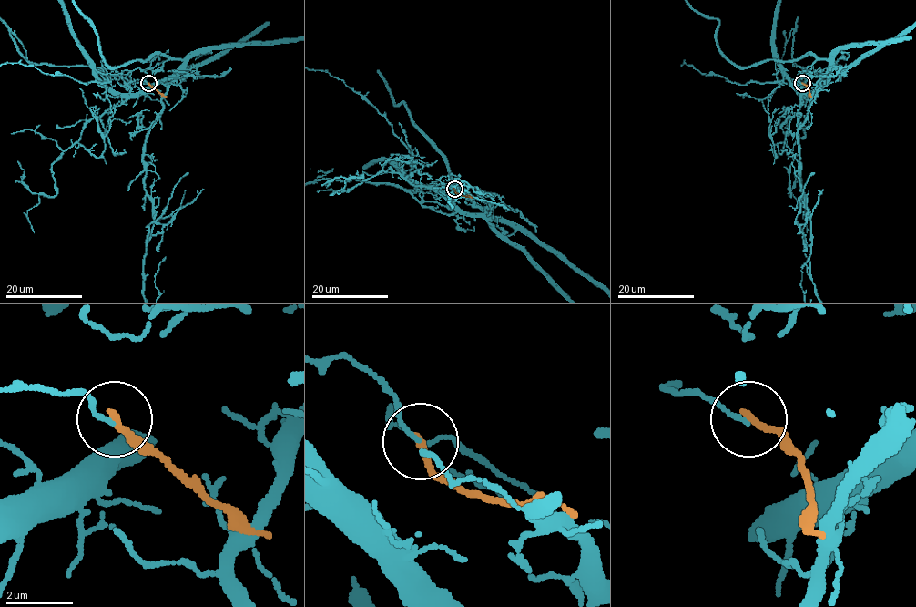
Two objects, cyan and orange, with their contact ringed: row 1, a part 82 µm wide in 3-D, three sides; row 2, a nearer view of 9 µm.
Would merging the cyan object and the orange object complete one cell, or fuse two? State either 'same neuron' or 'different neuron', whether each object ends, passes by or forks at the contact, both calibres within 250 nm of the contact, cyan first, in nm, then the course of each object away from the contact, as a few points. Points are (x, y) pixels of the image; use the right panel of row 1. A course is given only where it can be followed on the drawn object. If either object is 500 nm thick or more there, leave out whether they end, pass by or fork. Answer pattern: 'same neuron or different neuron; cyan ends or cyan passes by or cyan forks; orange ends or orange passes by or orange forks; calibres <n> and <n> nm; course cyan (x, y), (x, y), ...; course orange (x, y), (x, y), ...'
different neuron; cyan ends; orange ends; calibres 100 and 200 nm; course cyan (803, 84), (813, 93), (829, 62), (737, 66), (718, 22), (686, 1); course orange (803, 84), (809, 89), (811, 97)

